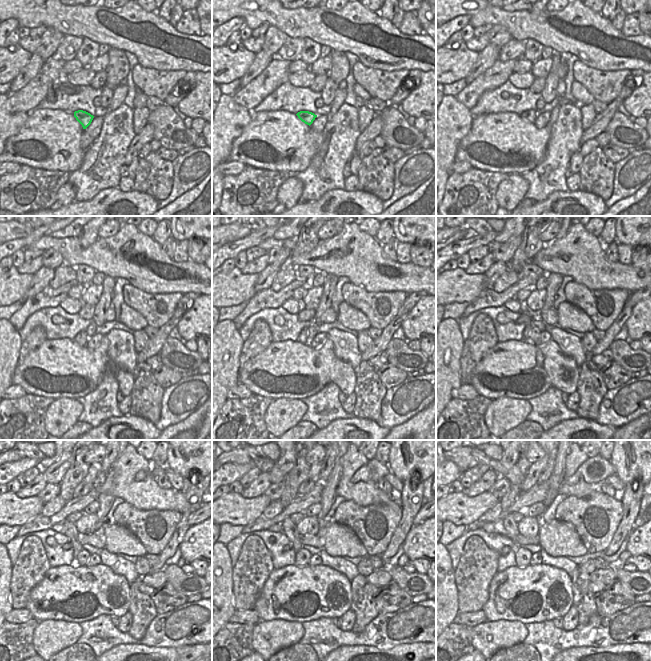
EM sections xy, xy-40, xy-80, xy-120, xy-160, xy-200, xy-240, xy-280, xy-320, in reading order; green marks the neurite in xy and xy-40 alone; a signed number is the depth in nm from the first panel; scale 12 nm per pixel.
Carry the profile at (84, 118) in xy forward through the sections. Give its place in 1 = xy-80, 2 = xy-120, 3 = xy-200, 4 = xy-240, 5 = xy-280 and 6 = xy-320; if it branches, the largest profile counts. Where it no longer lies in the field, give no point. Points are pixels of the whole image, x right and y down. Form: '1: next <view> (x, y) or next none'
1: next xy-80 (530, 115)
2: next xy-120 (81, 338)
3: next xy-200 (527, 329)
4: next xy-240 (71, 532)
5: next xy-280 (289, 528)
6: next xy-320 (509, 524)

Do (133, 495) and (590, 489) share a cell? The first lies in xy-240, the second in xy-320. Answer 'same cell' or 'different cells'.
same cell

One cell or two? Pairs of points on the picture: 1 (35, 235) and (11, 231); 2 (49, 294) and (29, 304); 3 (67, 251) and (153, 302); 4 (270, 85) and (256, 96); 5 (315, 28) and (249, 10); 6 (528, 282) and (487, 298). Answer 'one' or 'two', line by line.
1: two
2: one
3: two
4: one
5: one
6: one

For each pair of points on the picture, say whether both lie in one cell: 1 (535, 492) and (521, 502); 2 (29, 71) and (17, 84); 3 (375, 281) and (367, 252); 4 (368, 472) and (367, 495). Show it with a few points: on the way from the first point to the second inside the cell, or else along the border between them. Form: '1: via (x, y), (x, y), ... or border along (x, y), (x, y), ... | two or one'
1: via (532, 495), (524, 501) | one
2: via (26, 75), (25, 79), (21, 80) | one
3: via (375, 274), (367, 265), (367, 259) | one
4: border along (368, 460), (351, 478), (353, 483) | two

